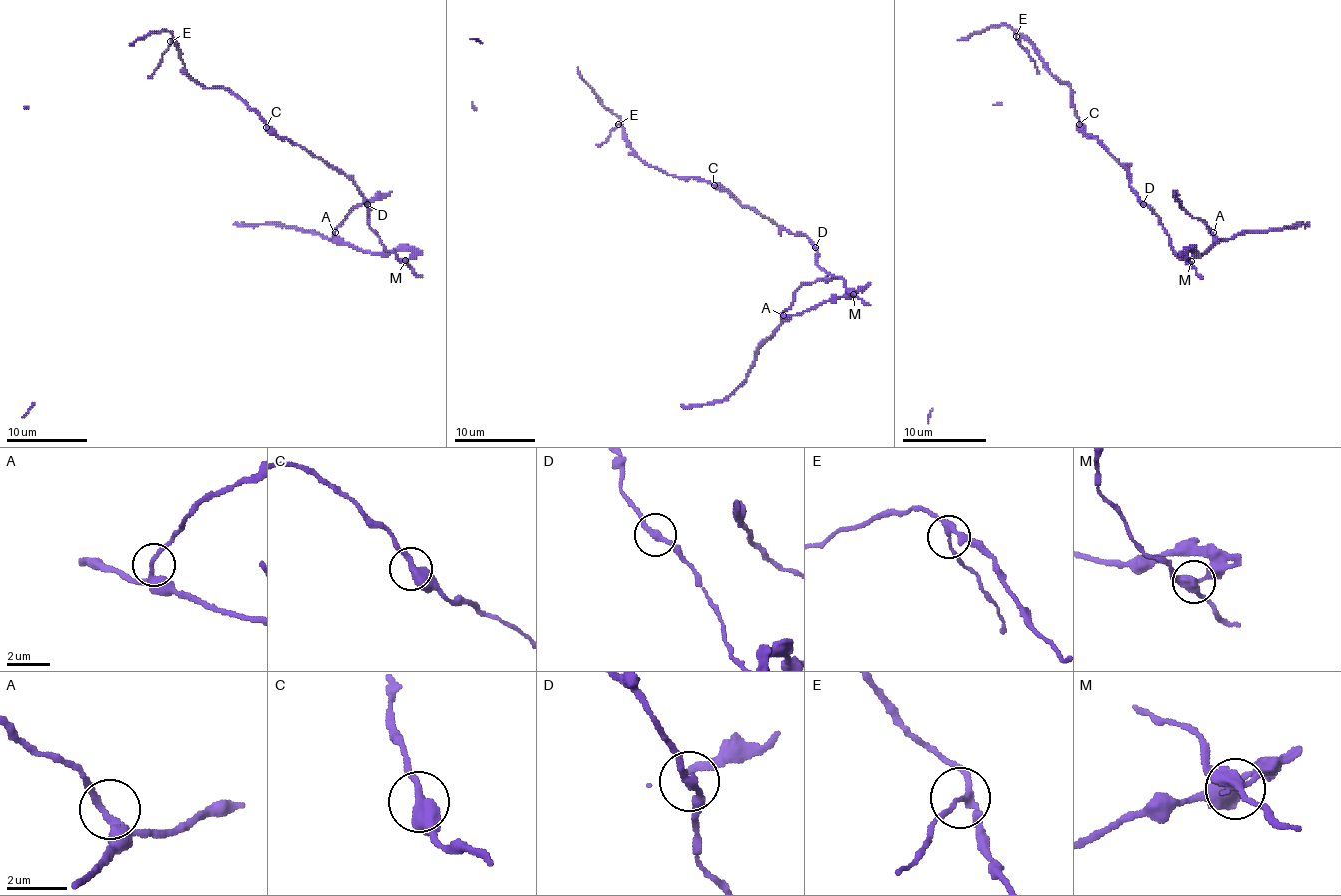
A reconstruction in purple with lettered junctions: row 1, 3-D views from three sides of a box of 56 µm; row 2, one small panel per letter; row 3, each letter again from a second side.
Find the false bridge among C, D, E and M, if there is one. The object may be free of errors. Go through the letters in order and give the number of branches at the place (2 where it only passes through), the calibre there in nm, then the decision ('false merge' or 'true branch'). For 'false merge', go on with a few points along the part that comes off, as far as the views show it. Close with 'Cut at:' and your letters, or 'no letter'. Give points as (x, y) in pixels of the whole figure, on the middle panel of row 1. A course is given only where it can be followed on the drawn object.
C: 2 | 400 nm | true branch
D: 2 | 240 nm | true branch
E: 3 | 200 nm | true branch
M: 3 | 320 nm | false merge | (854, 295), (858, 291), (791, 315), (758, 349), (748, 376), (722, 400), (681, 404)
Cut at: M

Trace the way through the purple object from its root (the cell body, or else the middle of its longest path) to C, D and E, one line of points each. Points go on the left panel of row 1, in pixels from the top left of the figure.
C: (201, 86), (231, 90), (260, 116), (266, 127)
D: (201, 86), (231, 90), (280, 137), (286, 137), (294, 145), (304, 147), (343, 171), (367, 204)
E: (201, 86), (186, 72), (176, 43), (172, 39), (170, 41)

